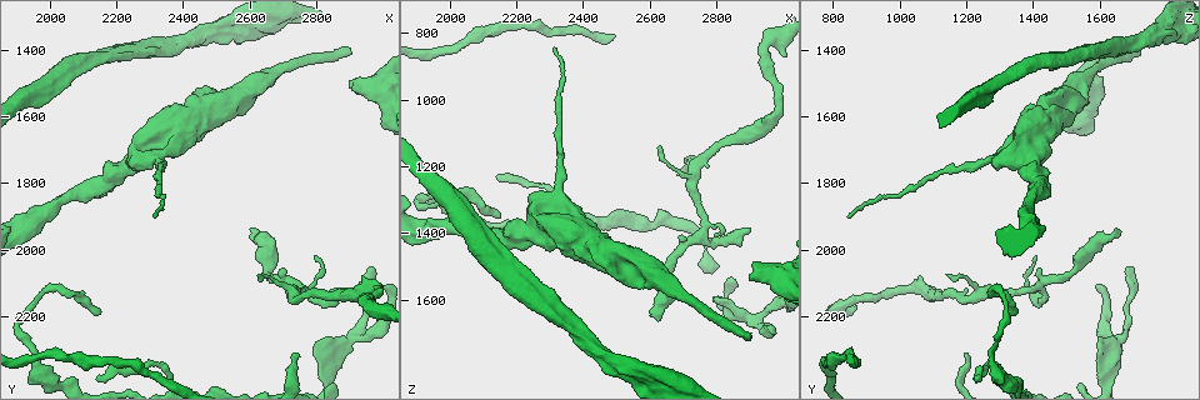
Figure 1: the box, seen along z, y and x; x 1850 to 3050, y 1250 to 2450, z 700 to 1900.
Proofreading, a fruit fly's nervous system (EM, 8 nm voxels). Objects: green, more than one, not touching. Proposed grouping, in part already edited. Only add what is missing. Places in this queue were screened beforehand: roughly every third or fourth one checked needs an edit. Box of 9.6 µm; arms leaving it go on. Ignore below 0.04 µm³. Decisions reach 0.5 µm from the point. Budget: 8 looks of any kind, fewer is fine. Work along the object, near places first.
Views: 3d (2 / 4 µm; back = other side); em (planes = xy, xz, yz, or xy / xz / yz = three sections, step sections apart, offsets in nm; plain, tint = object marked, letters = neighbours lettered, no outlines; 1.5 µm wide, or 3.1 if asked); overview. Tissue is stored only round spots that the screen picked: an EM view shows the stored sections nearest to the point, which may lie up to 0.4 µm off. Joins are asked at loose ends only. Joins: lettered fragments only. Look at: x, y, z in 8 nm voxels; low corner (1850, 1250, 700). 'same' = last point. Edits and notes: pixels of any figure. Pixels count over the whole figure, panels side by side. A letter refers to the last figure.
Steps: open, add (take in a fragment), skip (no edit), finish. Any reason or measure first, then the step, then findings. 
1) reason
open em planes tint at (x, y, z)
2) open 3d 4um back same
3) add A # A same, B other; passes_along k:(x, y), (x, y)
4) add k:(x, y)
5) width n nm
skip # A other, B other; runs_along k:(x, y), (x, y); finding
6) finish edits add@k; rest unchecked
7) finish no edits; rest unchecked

tapers out
open em planes tint at (2970, 2050, 1700)

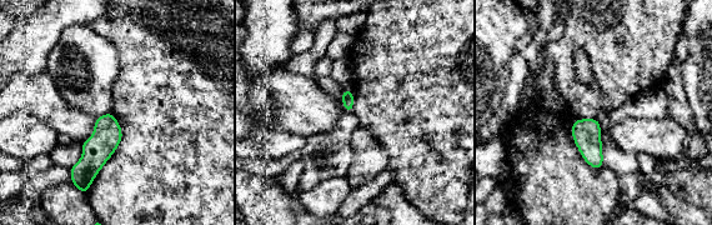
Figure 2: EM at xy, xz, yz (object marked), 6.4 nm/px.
what lies round it
open em planes letters same

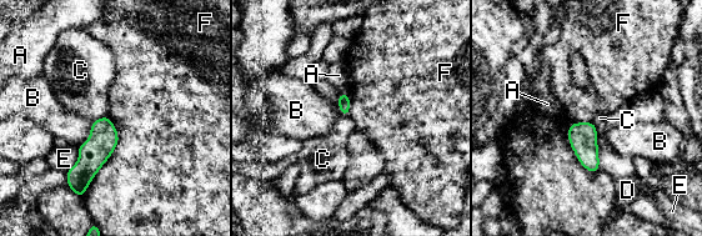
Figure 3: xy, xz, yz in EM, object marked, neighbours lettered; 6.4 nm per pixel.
longest_contact F 550 nm
skip # A other, B other, C other, D other, E other, F other; border 3:(108, 115), (118, 145), (81, 197); no lettered fragment goes on from it

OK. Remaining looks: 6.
open em yz step 4 letters at (2600, 1940, 1640)

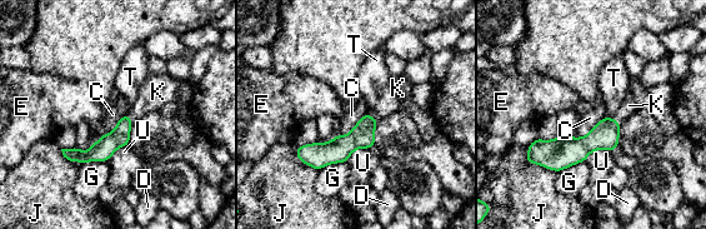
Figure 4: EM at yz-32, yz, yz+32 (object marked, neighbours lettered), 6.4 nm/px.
longest_contact J 260 nm
add K # C other, D other, E other, G other, J other, K same, T other, U other; passes_along 4:(362, 135), (374, 118), (397, 88); the neuron continues

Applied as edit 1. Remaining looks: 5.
stops while still wide
open 3d 2um at (2890, 1510, 1520)

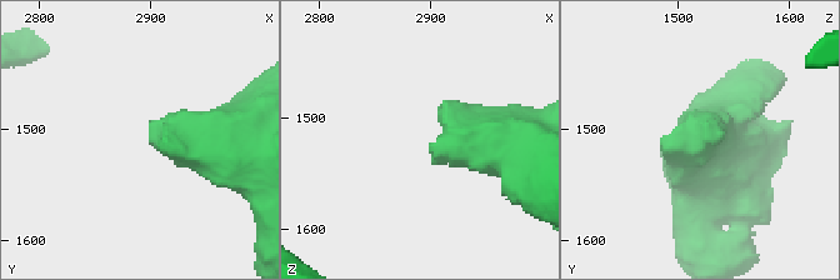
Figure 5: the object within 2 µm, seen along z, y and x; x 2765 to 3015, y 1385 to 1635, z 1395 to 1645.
shape alone is not enough
open em xz step 4 letters at (2894, 1500, 1524)

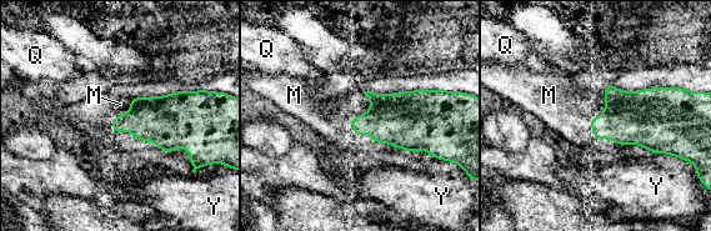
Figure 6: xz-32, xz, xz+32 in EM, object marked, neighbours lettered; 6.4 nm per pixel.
add M # M same, Q other, Y other; it goes on there

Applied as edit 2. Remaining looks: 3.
finish edits add@4, add@6; rest unchecked

